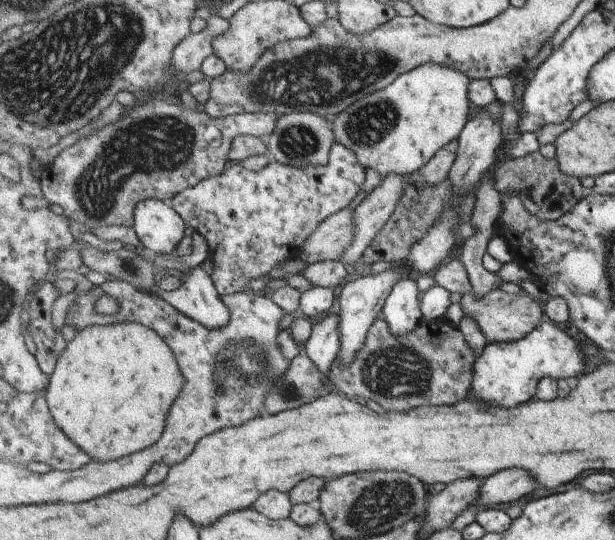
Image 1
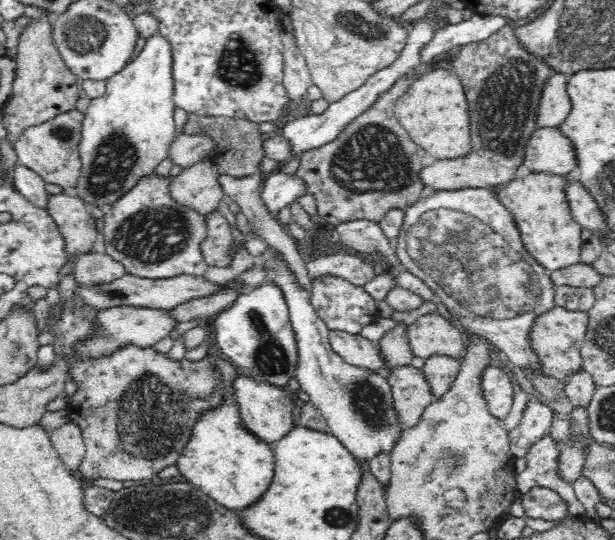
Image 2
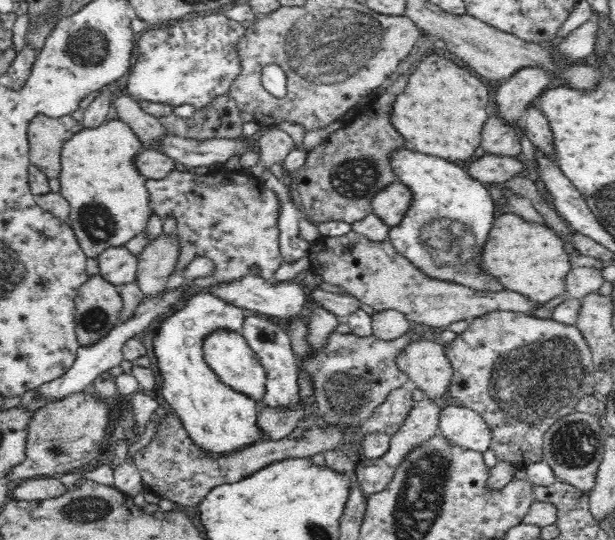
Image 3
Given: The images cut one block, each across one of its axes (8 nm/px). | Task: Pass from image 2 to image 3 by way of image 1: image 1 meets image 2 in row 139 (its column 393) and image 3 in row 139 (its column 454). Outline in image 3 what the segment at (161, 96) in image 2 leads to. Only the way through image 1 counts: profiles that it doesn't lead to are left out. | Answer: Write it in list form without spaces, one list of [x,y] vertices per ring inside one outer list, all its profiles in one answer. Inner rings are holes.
[[[114,114],[95,127],[83,126],[62,144],[60,192],[69,202],[68,223],[88,258],[97,259],[110,245],[125,245],[147,228],[151,215],[147,178],[134,163],[144,149],[130,124]]]

